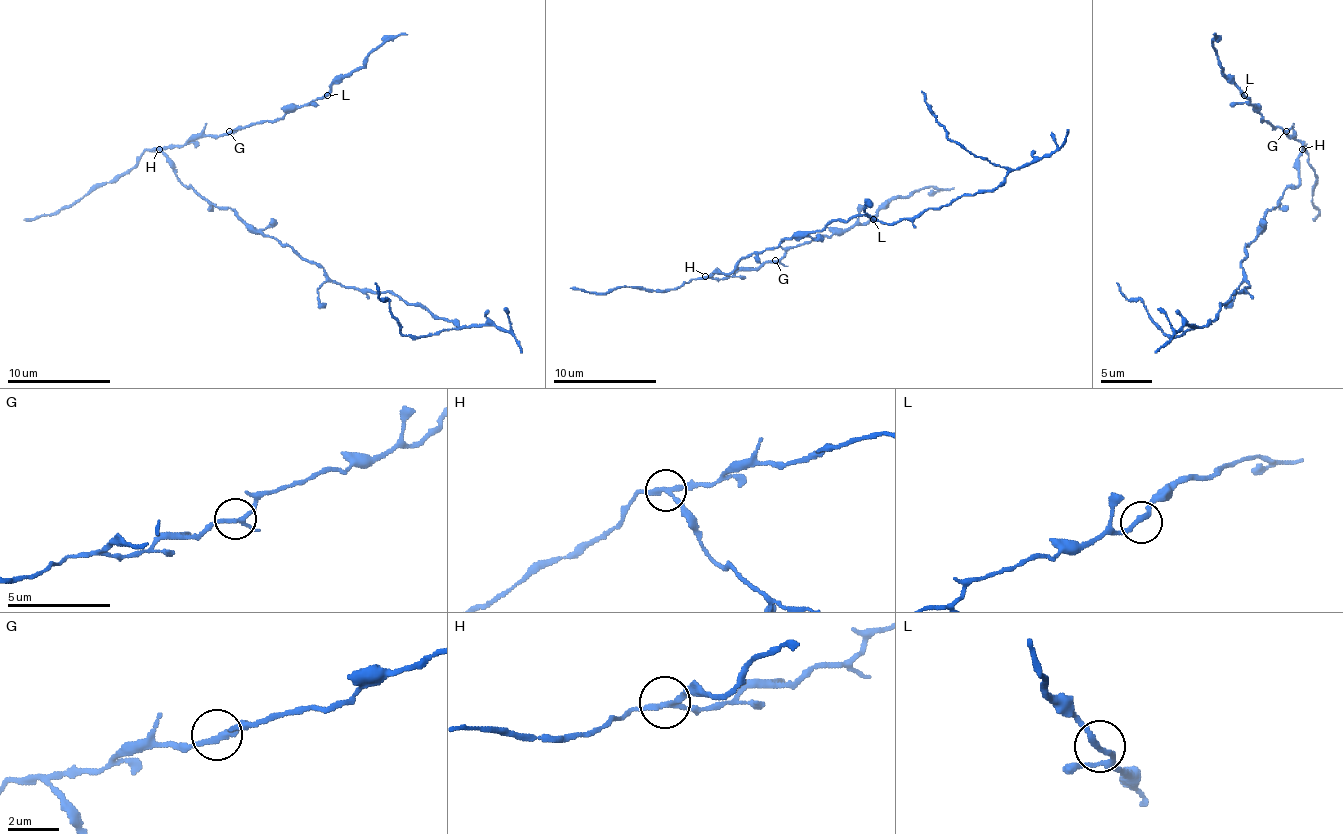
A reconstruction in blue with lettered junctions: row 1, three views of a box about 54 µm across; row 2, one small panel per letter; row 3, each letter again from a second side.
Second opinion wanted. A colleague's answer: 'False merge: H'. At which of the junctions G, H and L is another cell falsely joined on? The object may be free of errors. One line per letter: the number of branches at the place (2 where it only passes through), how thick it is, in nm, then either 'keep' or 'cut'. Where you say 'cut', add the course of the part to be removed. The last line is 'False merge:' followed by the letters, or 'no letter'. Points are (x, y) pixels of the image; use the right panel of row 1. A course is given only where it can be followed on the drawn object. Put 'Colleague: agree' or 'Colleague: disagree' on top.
Colleague: agree
G: 3 branches meet; 180 nm thick; keep
H: 3 branches meet; 190 nm thick; cut; foreign part runs (1301, 149), (1298, 183), (1244, 247), (1242, 276), (1250, 286), (1203, 327), (1167, 335), (1116, 283)
L: 2 branches meet; 220 nm thick; keep
False merge: H

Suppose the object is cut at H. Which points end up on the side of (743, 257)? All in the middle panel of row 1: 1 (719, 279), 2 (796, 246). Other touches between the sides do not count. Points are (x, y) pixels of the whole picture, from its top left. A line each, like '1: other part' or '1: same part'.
1: other part
2: other part

